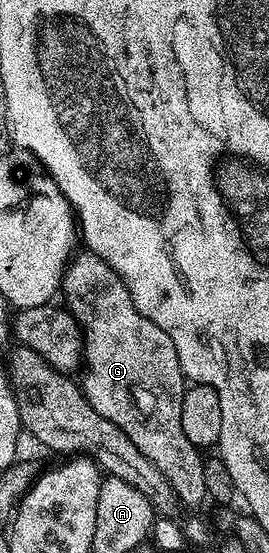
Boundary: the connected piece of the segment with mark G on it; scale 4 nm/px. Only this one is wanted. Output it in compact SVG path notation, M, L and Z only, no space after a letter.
M88 251L78 252L65 266L65 274L61 276L60 296L65 296L64 308L72 313L80 326L84 338L83 372L79 377L81 391L87 403L103 415L103 419L111 419L126 433L127 439L163 471L163 479L175 491L182 506L197 505L206 500L205 484L203 483L203 467L206 458L202 450L196 449L183 435L183 415L187 412L185 405L185 385L187 378L181 369L179 355L175 343L171 343L171 335L163 331L163 327L155 327L147 315L143 315L133 305L131 295L121 277L99 255Z

